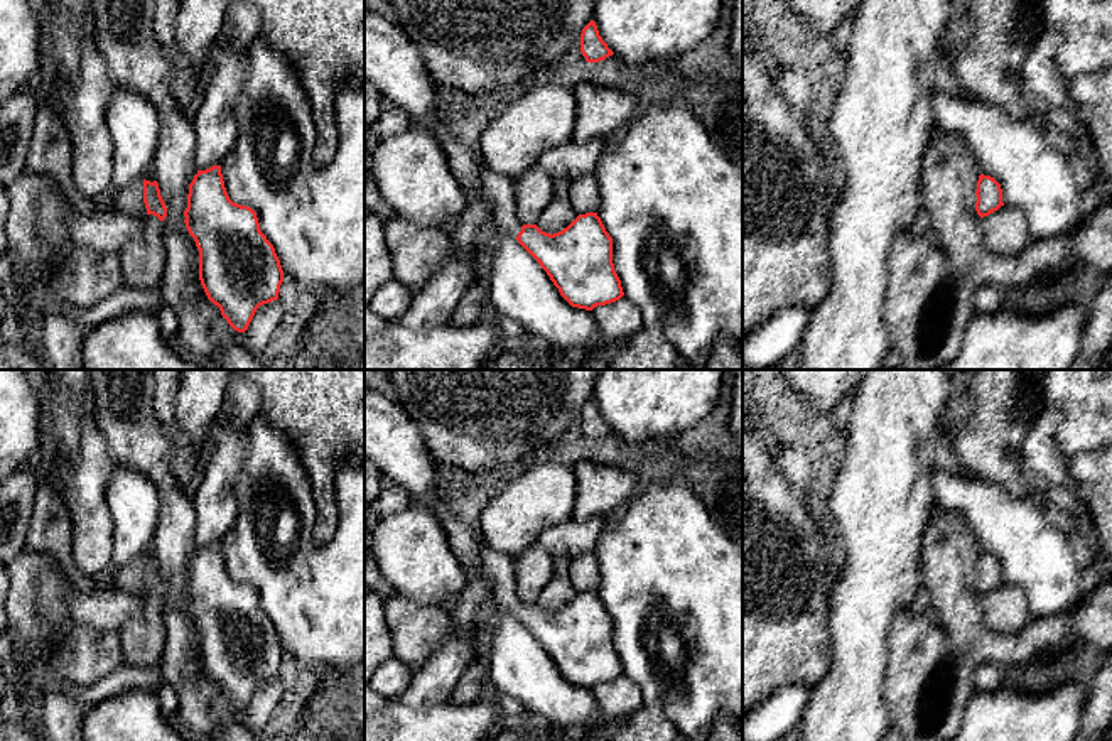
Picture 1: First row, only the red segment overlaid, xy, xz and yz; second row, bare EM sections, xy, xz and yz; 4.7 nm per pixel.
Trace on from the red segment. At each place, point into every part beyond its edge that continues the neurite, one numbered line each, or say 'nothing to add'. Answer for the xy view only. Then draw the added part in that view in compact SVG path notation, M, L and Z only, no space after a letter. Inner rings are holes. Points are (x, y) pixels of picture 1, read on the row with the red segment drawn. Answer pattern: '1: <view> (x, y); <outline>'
1: xy (129, 200); M138 179L127 187L116 189L111 208L128 214L130 218L142 218L147 213L143 203L143 179Z

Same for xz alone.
1: xz (498, 188); M481 167L481 186L491 201L489 223L496 231L516 238L521 231L521 221L516 216L516 204L511 197L511 181L506 176Z

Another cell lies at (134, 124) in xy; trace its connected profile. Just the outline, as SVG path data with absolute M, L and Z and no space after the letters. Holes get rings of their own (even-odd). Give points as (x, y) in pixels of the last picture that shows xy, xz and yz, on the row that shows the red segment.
M116 86L106 110L106 122L115 147L113 186L121 189L143 179L152 167L160 120L147 98Z

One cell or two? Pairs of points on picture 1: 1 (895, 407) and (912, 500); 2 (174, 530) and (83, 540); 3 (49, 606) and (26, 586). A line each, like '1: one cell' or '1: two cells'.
1: one cell
2: two cells
3: two cells

